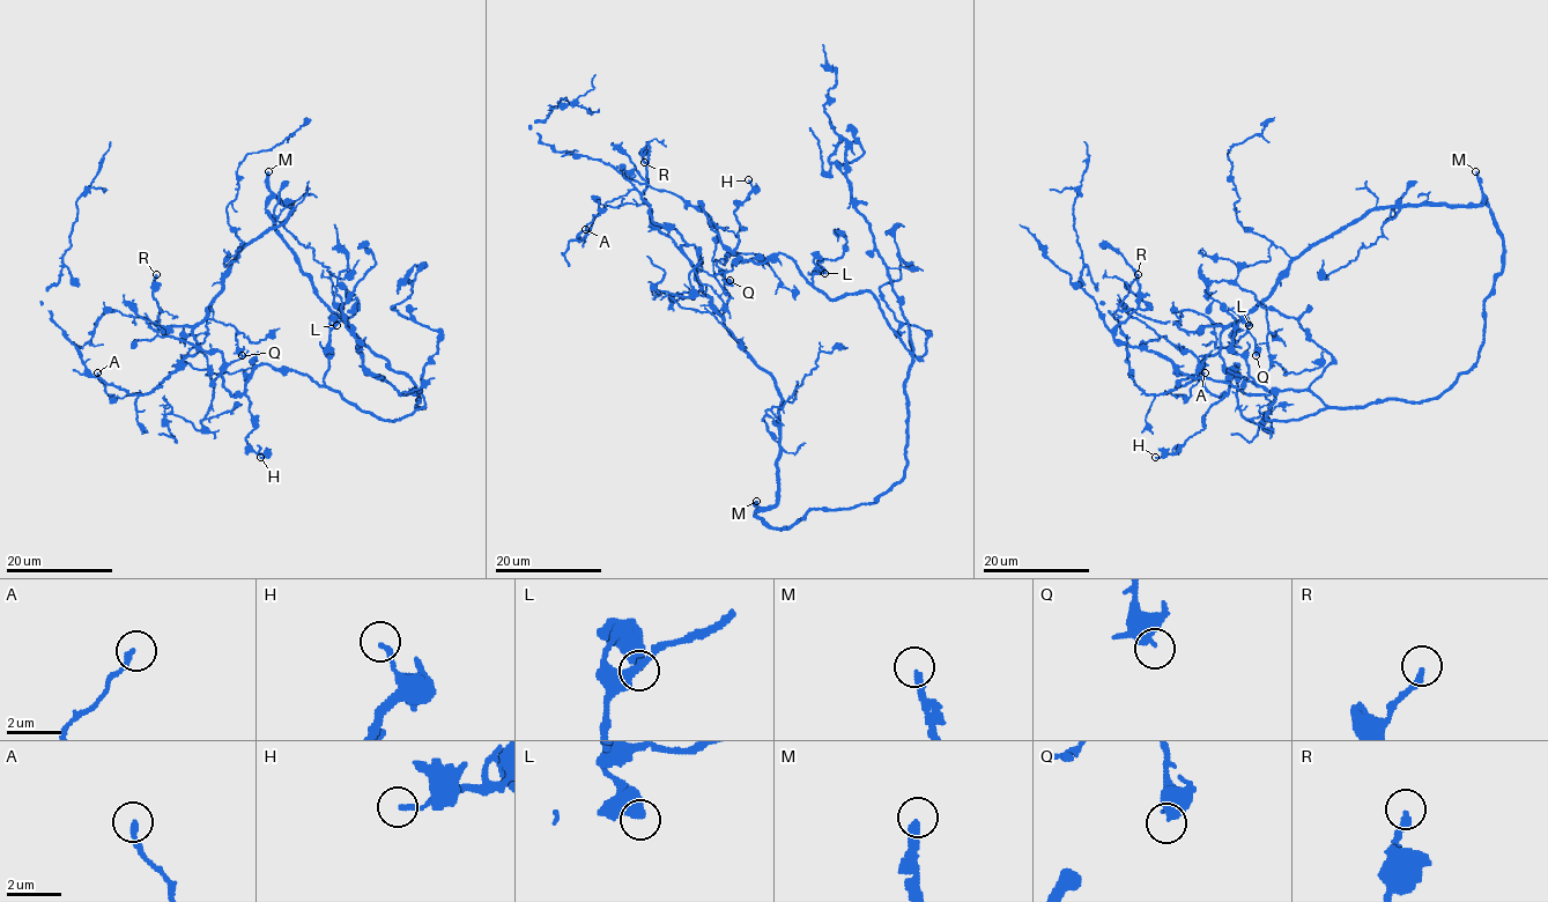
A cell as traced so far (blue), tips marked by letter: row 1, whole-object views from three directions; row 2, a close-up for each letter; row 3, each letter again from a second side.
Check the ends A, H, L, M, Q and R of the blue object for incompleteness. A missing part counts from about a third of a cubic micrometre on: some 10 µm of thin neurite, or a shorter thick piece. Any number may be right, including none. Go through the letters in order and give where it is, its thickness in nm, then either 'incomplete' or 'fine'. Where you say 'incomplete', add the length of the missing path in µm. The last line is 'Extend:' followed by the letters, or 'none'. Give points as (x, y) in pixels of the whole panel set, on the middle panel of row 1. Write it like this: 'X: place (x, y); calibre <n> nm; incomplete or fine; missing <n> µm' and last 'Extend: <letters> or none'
A: place (585, 229); calibre 190 nm; fine
H: place (748, 179); calibre 190 nm; fine
L: place (824, 273); calibre 400 nm; fine
M: place (756, 501); calibre 300 nm; incomplete; missing 160 µm
Q: place (730, 280); calibre 440 nm; fine
R: place (644, 162); calibre 260 nm; incomplete; missing 35 µm
Extend: M, R

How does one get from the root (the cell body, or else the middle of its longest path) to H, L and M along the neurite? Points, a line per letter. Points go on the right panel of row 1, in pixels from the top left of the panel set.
H: (1495, 221), (1502, 272), (1479, 360), (1439, 394), (1268, 420), (1274, 396), (1236, 363), (1204, 428), (1155, 457)
L: (1495, 221), (1502, 272), (1479, 360), (1431, 398), (1268, 420), (1274, 396), (1232, 352), (1234, 326), (1249, 325)
M: (1495, 221), (1475, 171)

